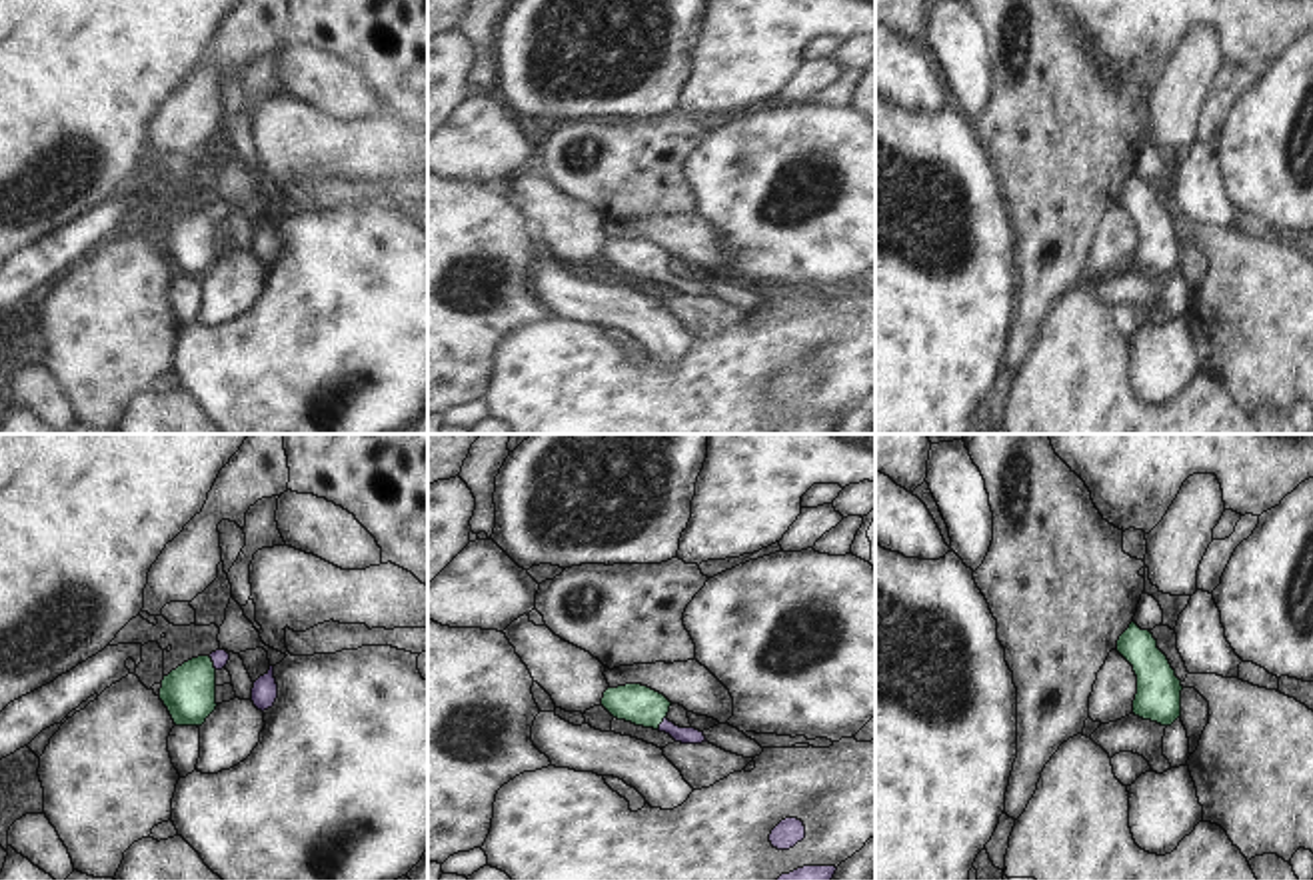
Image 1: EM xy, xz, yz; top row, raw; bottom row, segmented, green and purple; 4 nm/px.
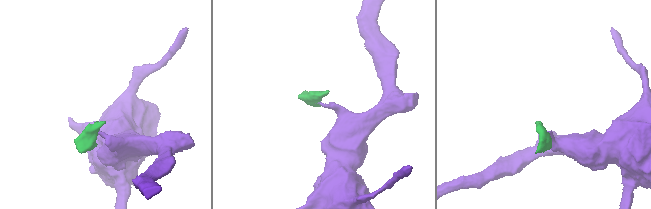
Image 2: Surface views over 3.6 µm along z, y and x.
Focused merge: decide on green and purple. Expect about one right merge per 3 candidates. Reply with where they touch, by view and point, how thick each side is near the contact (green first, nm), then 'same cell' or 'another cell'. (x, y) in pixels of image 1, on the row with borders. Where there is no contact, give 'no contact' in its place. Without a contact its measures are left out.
meets green in xy at (212, 662); 220 nm thick on the green side, 70 nm on the other; same cell

